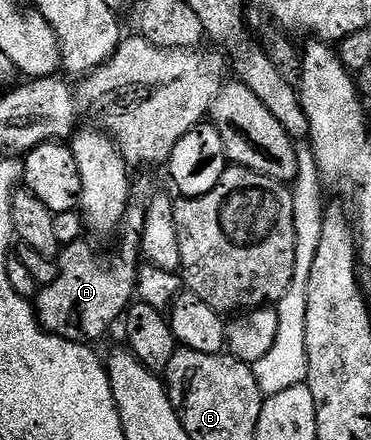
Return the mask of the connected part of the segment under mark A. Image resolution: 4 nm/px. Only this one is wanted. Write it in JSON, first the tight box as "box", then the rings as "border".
{"box":[35,204,145,346],"border":[[[130,204],[121,222],[121,257],[104,257],[88,239],[64,246],[58,252],[55,283],[40,286],[35,298],[35,312],[41,328],[76,345],[92,346],[109,333],[113,324],[129,312],[137,295],[137,271],[142,264],[141,236],[145,226],[145,205]]]}

